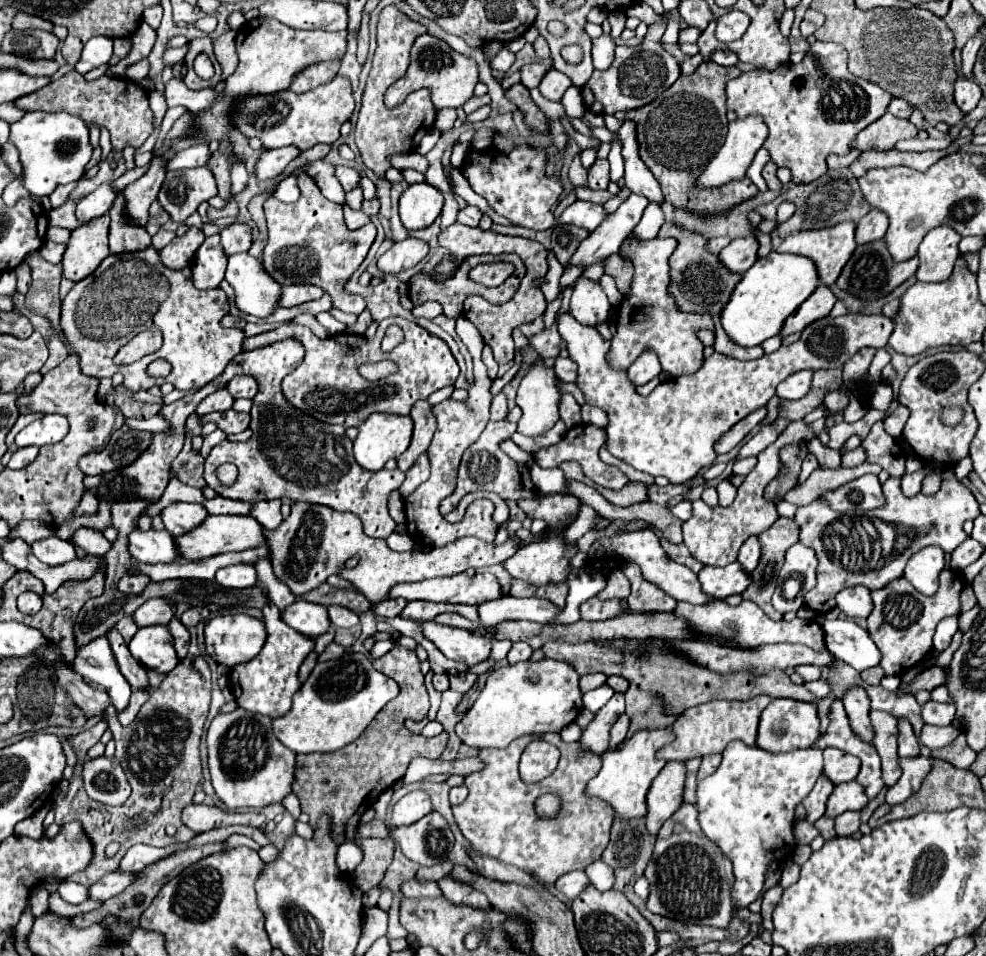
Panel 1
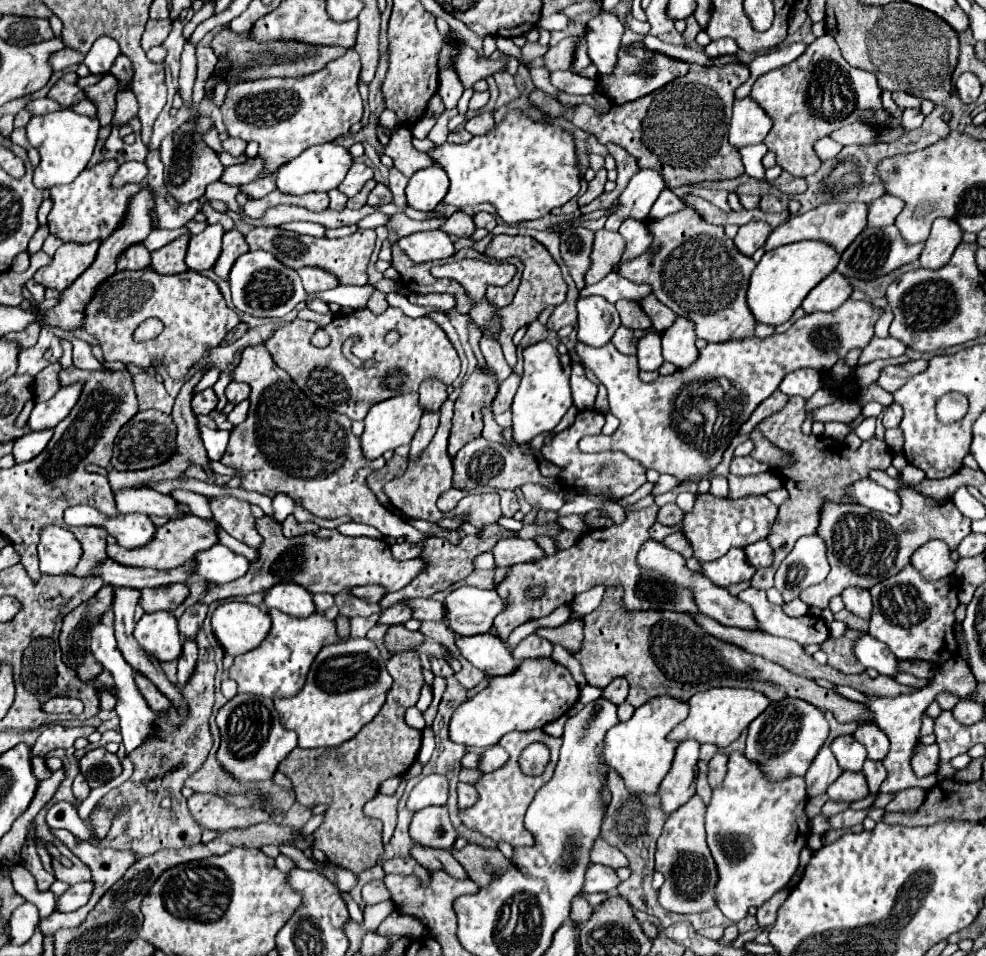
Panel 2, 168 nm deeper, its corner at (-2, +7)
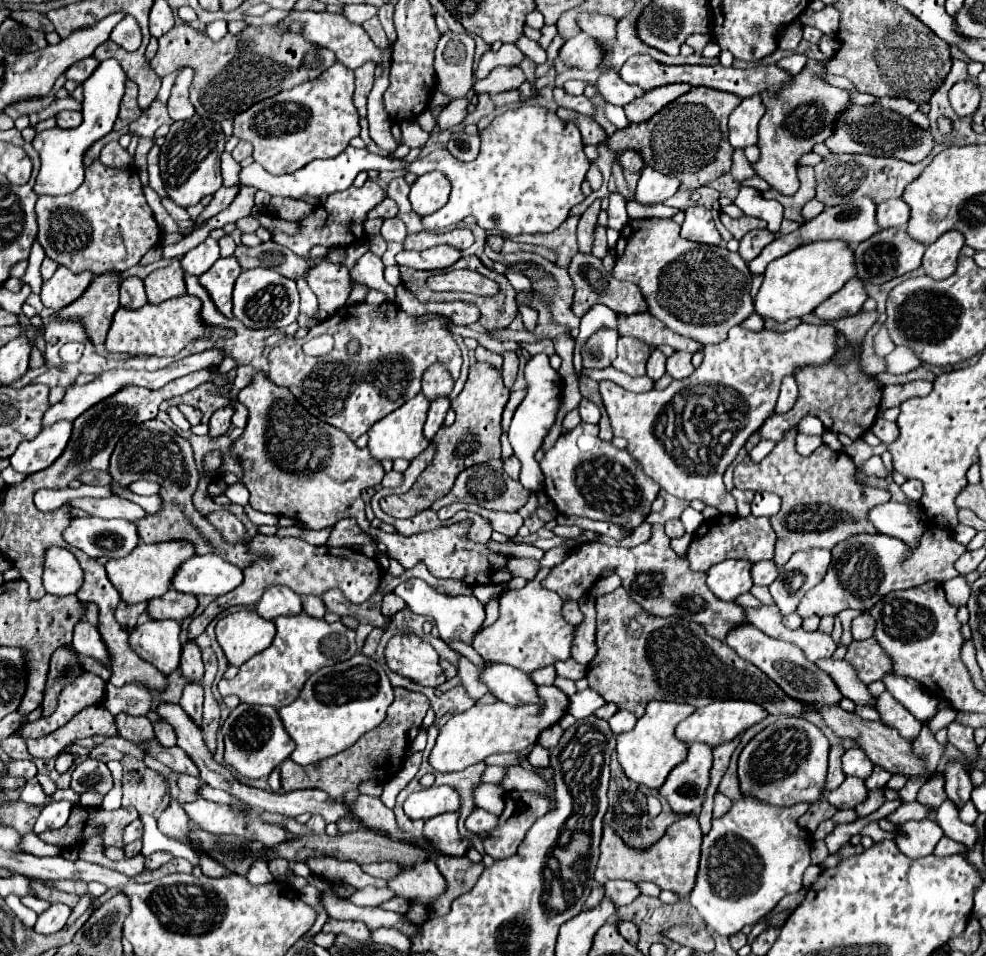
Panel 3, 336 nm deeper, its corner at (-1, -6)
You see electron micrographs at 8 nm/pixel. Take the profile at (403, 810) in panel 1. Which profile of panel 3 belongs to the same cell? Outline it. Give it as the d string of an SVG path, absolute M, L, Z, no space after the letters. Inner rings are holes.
M427 787L407 797L403 805L409 819L431 819L435 815L457 811L459 809L459 795L453 787Z

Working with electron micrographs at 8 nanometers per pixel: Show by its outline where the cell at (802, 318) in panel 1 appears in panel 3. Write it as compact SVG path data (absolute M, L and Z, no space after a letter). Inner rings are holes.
M855 277L849 279L837 293L833 293L829 299L825 299L813 315L823 321L837 321L849 315L855 315L861 311L861 305L865 303L867 293L863 289L863 283Z

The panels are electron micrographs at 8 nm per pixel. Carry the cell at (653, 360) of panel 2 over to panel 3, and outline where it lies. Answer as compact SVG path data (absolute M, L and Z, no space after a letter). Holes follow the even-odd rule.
M653 351L651 357L647 359L647 377L657 381L665 375L665 355L661 351Z

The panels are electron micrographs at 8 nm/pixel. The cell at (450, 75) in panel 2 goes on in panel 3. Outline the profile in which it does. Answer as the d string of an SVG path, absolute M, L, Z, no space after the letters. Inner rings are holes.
M467 33L441 35L435 51L437 87L451 101L461 99L473 85L473 53L475 41Z

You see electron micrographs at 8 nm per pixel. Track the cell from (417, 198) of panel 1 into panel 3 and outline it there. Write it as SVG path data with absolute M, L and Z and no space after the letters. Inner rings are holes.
M431 171L427 175L417 177L417 181L411 185L409 201L413 205L413 211L419 217L425 217L435 213L449 201L449 191L449 179L439 171Z

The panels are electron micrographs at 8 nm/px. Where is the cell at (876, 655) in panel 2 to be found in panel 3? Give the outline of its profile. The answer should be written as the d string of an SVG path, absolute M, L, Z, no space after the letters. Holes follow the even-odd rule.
M891 671L891 673L885 673L881 681L885 683L887 691L899 703L903 703L907 709L911 709L911 713L915 713L915 717L921 719L923 723L927 723L937 713L939 699L933 697L931 693L927 693L927 689L923 689L923 685L919 685L915 679L899 677Z

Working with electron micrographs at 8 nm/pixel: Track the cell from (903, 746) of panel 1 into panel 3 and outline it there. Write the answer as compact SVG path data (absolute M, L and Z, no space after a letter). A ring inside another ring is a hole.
M935 771L923 785L921 785L921 789L919 789L919 793L917 793L917 801L919 803L923 803L923 805L929 805L929 807L933 807L933 809L937 809L945 799L947 799L947 795L945 795L945 791L943 791L943 775L939 773L939 771Z

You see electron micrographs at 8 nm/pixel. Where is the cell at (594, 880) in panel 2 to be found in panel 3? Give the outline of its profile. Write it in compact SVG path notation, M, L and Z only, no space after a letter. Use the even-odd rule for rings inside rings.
M609 881L603 887L605 887L605 897L611 897L611 901L615 901L617 907L631 903L641 893L639 887L631 881Z

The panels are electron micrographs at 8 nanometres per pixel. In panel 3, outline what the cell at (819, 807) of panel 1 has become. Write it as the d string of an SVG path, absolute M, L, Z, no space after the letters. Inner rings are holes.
M831 747L829 769L827 769L827 779L825 779L825 793L831 789L837 789L845 779L845 773L841 771L841 755L843 753L845 753L843 747Z

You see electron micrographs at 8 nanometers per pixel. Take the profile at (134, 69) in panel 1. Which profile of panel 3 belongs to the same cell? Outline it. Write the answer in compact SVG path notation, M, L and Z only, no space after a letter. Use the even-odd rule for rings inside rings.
M175 25L159 39L159 51L151 59L151 69L165 77L179 67L193 67L195 79L189 89L189 99L197 115L211 121L233 119L237 113L249 109L253 103L291 89L299 83L317 79L325 69L335 63L329 49L317 47L299 35L299 25L279 29L277 25L247 27L239 35L227 33L221 41L211 41L203 31L187 25Z

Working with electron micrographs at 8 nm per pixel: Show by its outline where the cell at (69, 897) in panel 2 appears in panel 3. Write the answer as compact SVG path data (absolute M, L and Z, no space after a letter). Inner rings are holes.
M55 903L51 905L43 915L39 915L37 923L35 923L35 931L37 933L43 933L43 935L51 935L51 933L57 933L59 929L65 927L67 919L71 915L71 909L63 903Z

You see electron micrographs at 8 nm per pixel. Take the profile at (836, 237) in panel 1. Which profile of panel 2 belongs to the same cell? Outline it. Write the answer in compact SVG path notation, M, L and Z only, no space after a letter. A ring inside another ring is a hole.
M830 202L822 204L810 212L804 214L794 214L790 216L784 224L772 230L768 236L764 250L774 250L784 244L792 244L798 240L822 240L826 244L832 244L838 254L844 252L852 244L852 240L866 228L866 216L868 216L868 206L864 202Z

